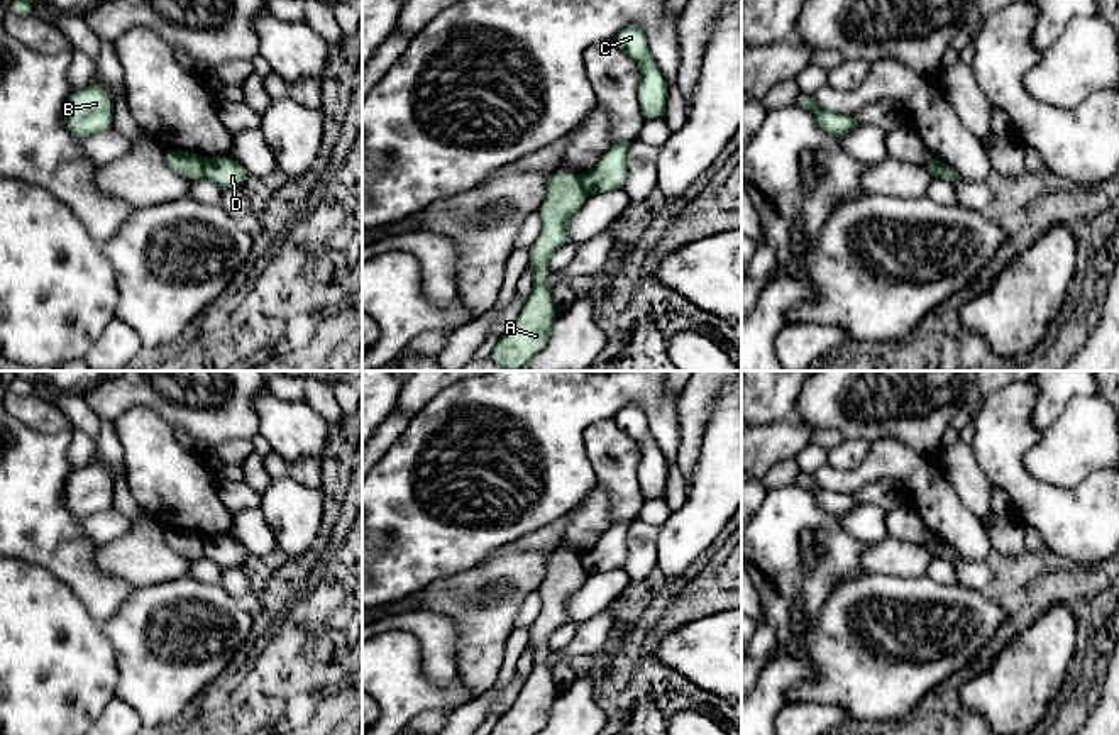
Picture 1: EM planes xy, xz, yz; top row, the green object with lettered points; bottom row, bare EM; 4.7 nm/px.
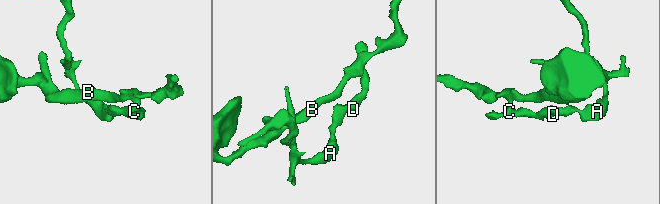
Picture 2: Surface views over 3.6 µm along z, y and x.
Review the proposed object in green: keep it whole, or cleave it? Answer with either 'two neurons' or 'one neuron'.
two neurons

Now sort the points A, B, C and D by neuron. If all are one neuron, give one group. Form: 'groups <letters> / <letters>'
groups A / B C D

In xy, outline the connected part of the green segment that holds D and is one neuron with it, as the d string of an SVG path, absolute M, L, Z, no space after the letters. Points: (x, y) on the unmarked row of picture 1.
M207 537L203 550L205 557L217 562L220 567L240 567L251 555L234 537Z

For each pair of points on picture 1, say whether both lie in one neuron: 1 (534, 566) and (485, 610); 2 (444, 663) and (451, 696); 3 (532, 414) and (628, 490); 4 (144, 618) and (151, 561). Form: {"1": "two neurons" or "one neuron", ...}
{"1": "one neuron", "2": "two neurons", "3": "two neurons", "4": "two neurons"}

